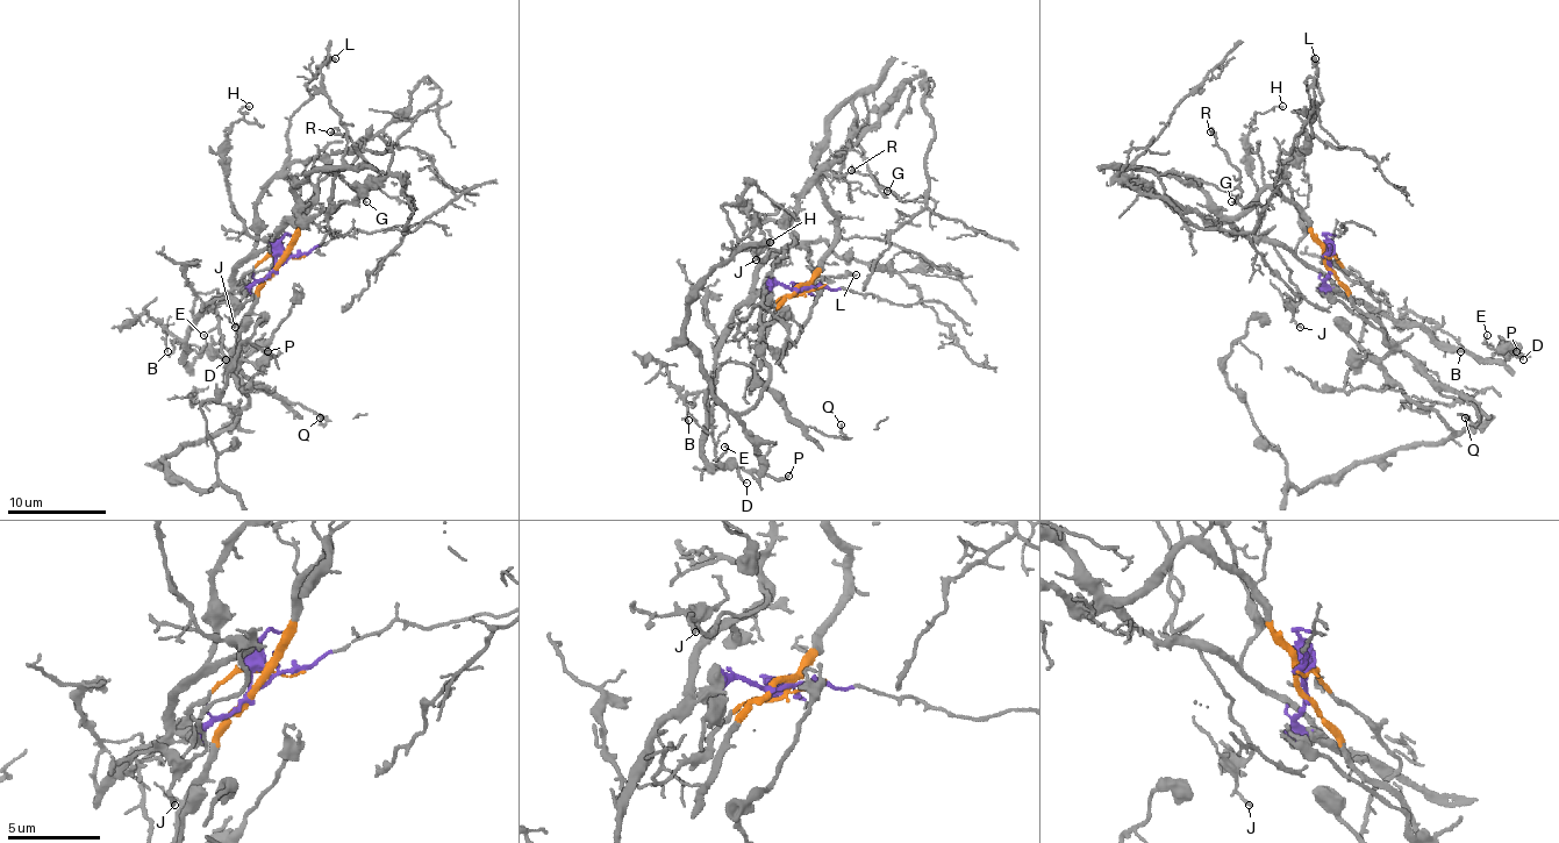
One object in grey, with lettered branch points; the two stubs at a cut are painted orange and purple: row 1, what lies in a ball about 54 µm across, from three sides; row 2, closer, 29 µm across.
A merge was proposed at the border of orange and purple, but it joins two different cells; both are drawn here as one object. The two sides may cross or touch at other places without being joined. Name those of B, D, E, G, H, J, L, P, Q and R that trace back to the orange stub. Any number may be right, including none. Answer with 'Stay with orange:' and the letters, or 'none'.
Stay with orange: G, Q, R

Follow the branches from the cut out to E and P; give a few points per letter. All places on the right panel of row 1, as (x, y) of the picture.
E: (1328, 263), (1325, 283), (1354, 300), (1365, 300), (1397, 320), (1417, 322), (1437, 342), (1503, 362), (1486, 335)
P: (1328, 263), (1325, 283), (1417, 322), (1437, 342), (1484, 359), (1503, 362), (1506, 344), (1516, 352)

